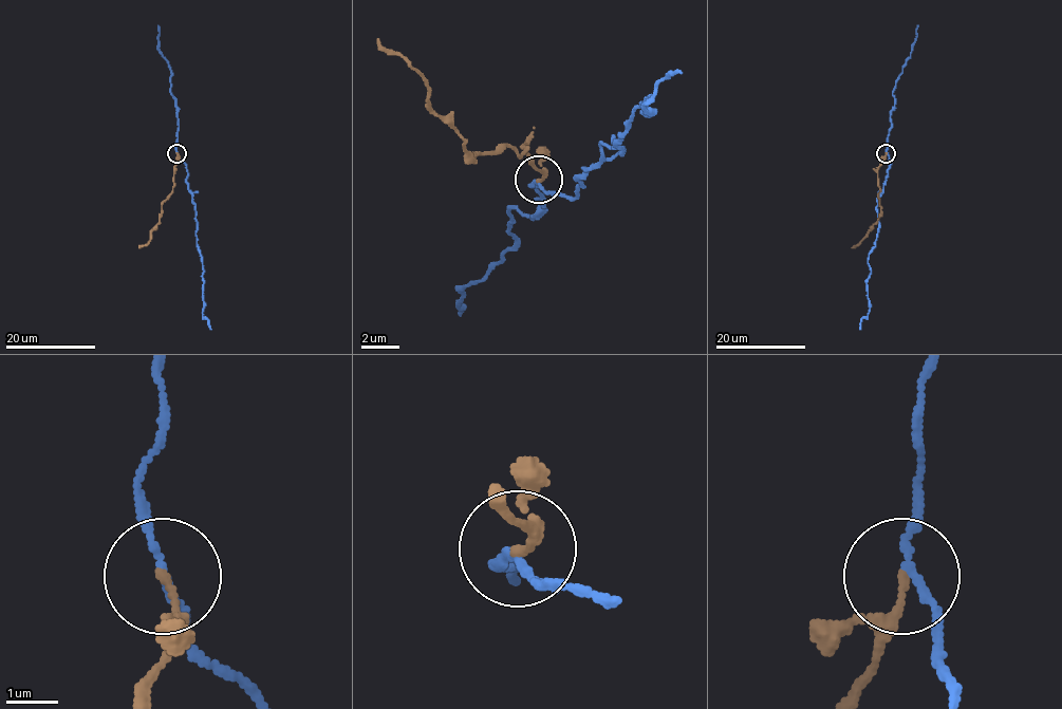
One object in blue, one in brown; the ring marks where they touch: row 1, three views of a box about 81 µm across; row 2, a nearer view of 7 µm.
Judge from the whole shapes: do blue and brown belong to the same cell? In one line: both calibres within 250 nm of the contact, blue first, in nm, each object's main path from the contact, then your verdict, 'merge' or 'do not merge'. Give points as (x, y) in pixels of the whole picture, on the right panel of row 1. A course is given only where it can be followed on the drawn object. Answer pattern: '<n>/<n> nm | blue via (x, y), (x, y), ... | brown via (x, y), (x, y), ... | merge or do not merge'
140/140 nm | blue via (886, 153), (890, 164), (877, 198), (878, 231), (868, 260), (870, 308), (859, 329) | brown via (886, 153), (877, 170), (880, 216), (860, 243), (852, 247) | do not merge

